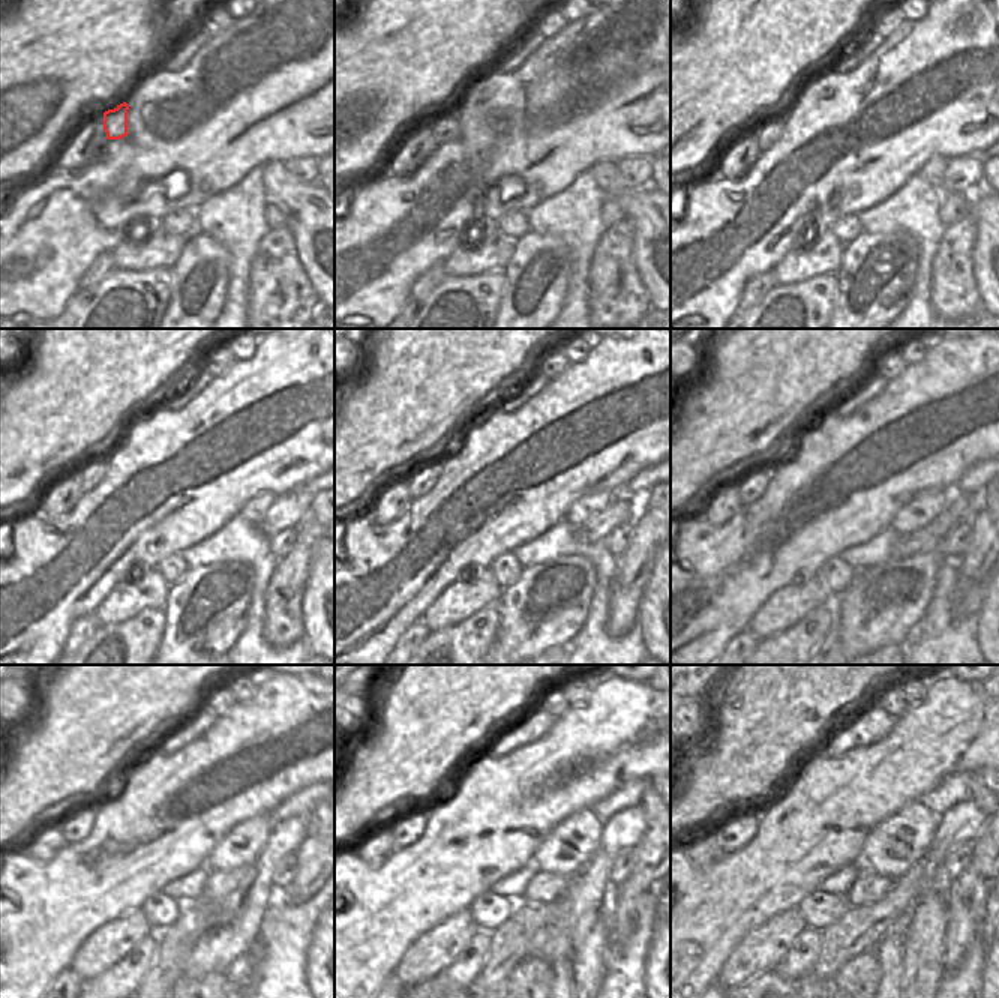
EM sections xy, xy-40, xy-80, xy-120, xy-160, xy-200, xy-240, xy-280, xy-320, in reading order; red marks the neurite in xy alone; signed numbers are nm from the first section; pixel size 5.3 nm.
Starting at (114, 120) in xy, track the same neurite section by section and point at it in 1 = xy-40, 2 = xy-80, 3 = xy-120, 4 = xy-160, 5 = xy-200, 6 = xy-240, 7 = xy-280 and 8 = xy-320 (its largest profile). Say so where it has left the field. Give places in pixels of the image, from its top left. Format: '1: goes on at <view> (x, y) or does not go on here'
1: goes on at xy-40 (447, 126)
2: goes on at xy-80 (768, 132)
3: goes on at xy-120 (93, 470)
4: goes on at xy-160 (426, 474)
5: goes on at xy-200 (752, 486)
6: goes on at xy-240 (75, 826)
7: goes on at xy-280 (405, 830)
8: goes on at xy-320 (734, 833)

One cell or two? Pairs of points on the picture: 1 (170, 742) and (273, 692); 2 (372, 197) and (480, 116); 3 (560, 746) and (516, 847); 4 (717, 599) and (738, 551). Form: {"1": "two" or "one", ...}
{"1": "two", "2": "one", "3": "one", "4": "one"}

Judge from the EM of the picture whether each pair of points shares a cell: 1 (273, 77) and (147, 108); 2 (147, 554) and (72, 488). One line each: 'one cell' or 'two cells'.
1: one cell
2: two cells

